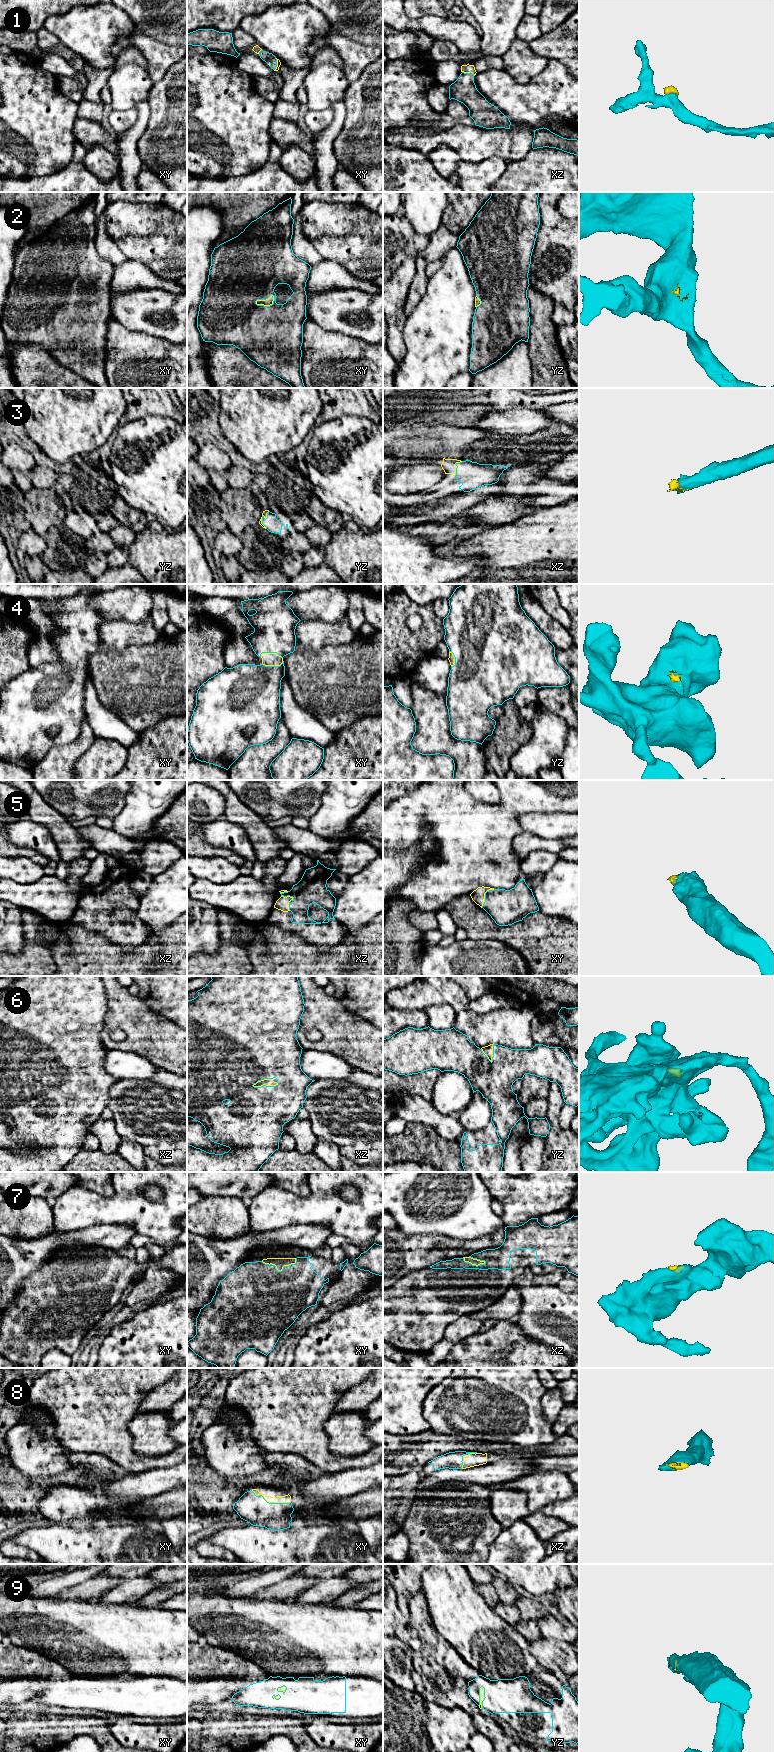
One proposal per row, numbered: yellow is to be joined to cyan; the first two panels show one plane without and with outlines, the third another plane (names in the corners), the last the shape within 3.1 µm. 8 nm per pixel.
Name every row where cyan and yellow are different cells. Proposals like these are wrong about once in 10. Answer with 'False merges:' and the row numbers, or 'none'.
False merges: 6

